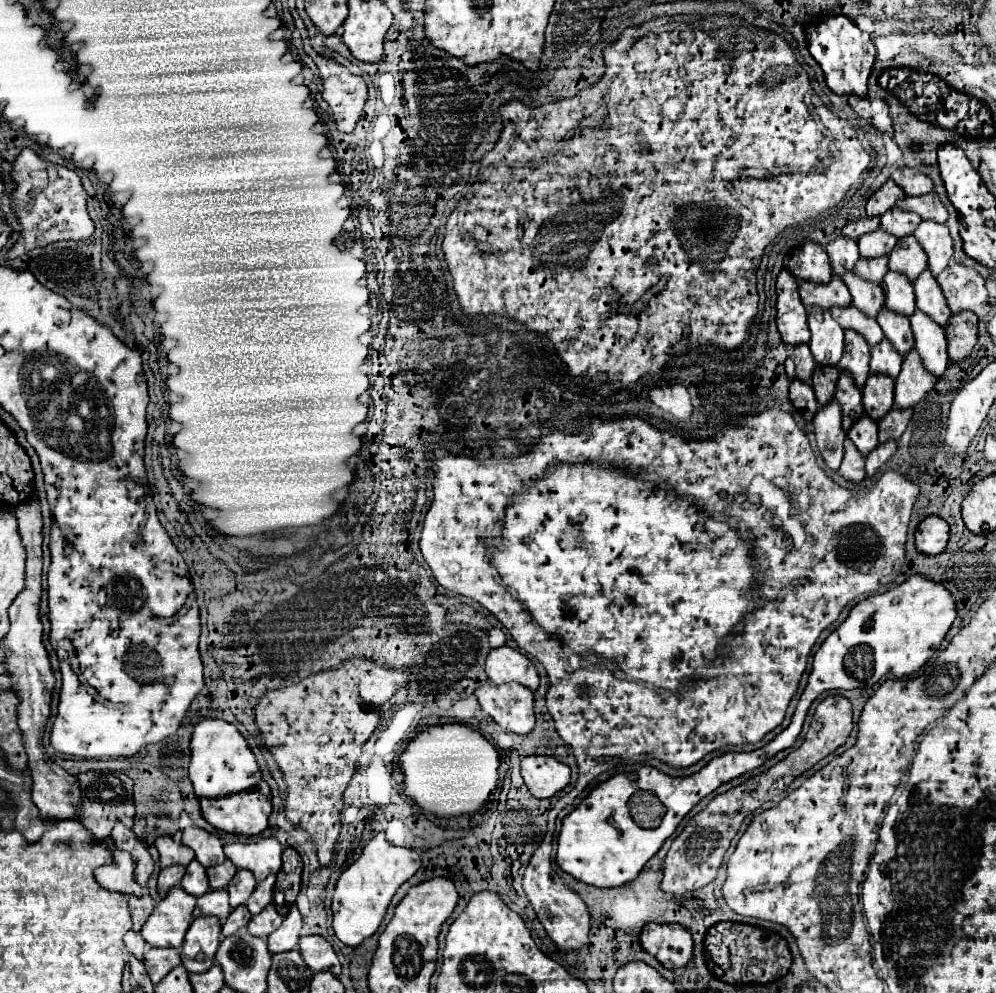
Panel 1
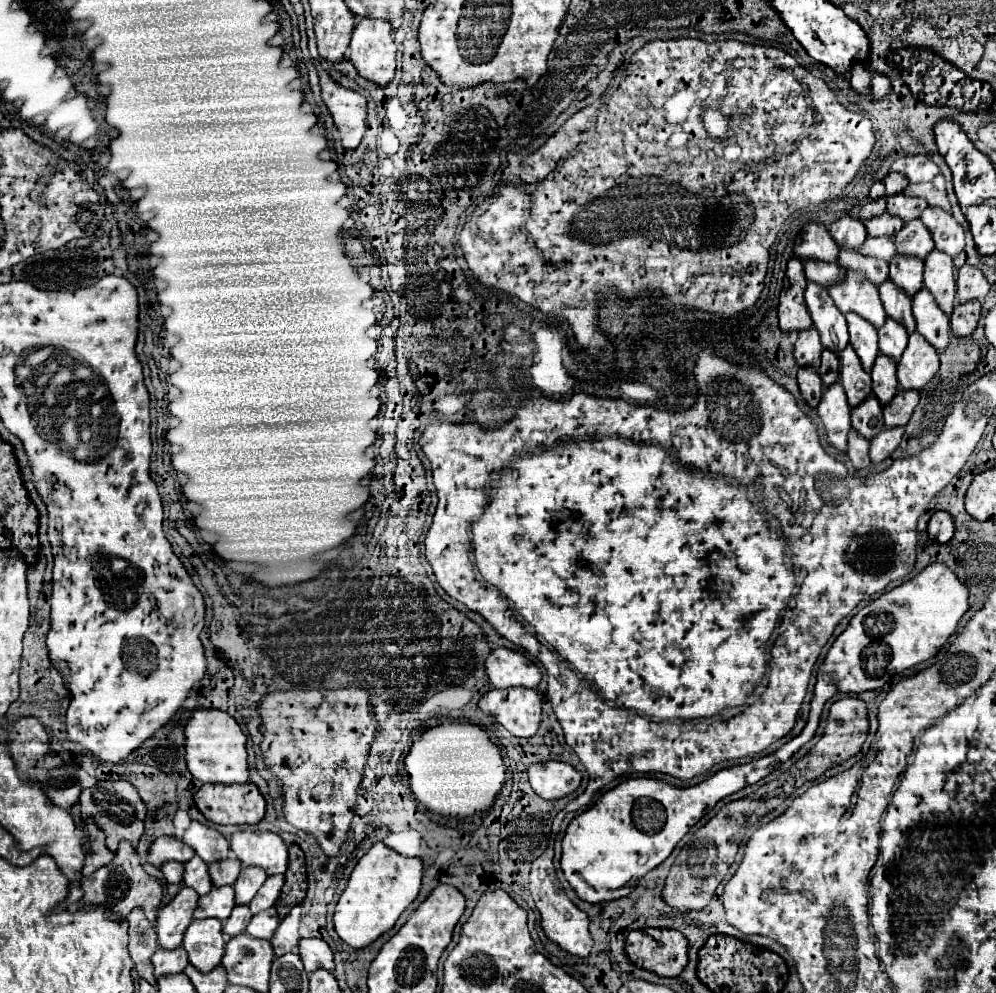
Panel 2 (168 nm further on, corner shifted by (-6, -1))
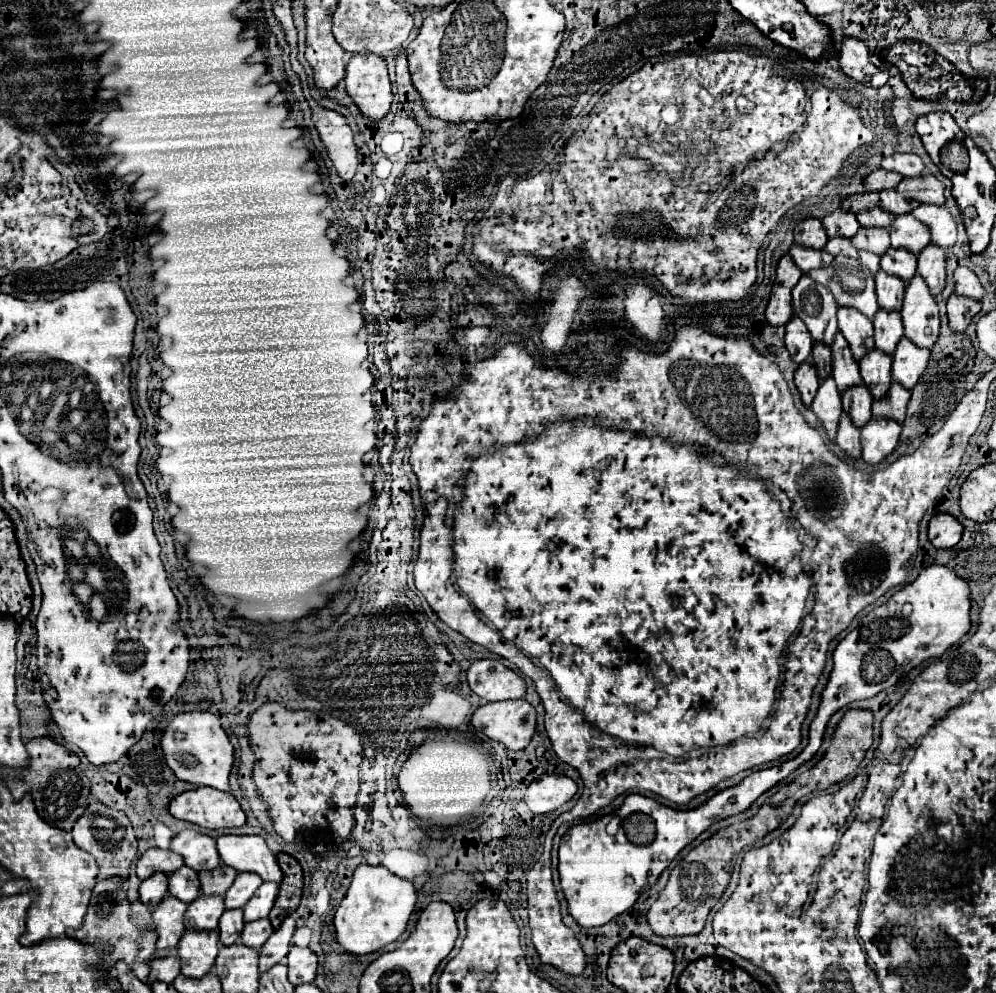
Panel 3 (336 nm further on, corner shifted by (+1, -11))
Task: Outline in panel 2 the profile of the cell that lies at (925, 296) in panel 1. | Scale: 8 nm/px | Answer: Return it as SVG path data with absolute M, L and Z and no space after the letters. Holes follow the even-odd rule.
M930 252L930 256L924 262L924 286L934 296L936 304L946 312L952 314L954 310L954 264L952 258L944 252Z

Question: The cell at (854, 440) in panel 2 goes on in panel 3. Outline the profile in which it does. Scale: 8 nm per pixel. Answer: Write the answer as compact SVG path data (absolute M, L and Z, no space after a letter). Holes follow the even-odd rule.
M841 414L841 422L839 422L839 430L835 436L835 442L839 444L839 448L843 452L847 452L851 458L861 458L861 442L859 442L859 428L853 426L851 418L847 418L847 414Z

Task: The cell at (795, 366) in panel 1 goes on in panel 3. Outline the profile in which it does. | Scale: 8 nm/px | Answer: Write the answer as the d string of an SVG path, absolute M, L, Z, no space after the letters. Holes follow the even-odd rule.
M795 314L791 316L791 320L785 326L785 346L797 364L805 362L813 348L811 334L807 334L807 326L803 326L803 322L799 322L799 318L795 318Z

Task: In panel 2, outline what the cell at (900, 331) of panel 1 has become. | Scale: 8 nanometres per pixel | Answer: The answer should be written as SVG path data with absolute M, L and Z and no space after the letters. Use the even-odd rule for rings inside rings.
M886 280L886 284L880 286L880 300L884 304L884 310L886 310L888 318L898 320L898 324L902 324L908 334L912 334L916 330L916 322L914 322L914 316L912 316L912 300L910 300L910 296L906 296L890 280Z

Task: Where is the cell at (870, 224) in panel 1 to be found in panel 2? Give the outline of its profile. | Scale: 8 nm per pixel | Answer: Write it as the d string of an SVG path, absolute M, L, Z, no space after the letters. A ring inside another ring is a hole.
M874 200L874 202L868 202L868 204L862 204L860 208L856 208L856 218L860 222L866 222L870 218L876 218L880 214L886 212L886 200Z

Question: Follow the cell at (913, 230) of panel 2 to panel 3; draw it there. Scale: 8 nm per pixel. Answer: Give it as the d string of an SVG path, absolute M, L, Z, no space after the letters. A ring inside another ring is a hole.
M913 214L895 216L895 222L889 228L891 246L893 248L907 248L913 254L919 254L929 242L931 234L923 222L913 218Z

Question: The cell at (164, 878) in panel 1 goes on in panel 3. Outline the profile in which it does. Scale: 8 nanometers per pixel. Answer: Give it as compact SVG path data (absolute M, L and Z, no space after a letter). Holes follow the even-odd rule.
M155 874L147 880L141 882L139 886L139 900L147 906L147 908L155 908L159 906L159 902L167 896L167 876L165 874Z

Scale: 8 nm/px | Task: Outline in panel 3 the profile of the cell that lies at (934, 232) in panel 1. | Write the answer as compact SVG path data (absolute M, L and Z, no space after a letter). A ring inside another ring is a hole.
M919 204L911 214L931 228L931 242L933 244L937 244L945 250L953 248L953 244L957 240L957 226L955 226L947 206Z

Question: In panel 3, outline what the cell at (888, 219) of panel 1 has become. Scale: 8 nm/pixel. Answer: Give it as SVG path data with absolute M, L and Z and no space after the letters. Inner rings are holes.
M891 188L891 190L881 190L879 196L881 196L881 206L883 206L883 210L887 210L887 212L891 212L891 214L895 214L895 216L899 216L899 214L909 214L915 206L919 206L917 202L911 202L911 200L903 198L901 194L897 194L895 188Z

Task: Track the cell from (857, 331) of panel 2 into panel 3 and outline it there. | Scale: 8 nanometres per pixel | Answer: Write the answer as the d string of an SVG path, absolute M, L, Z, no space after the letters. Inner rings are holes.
M839 308L837 318L839 318L839 330L847 338L851 352L857 360L861 360L867 352L875 348L871 320L865 314L859 314L859 310L851 308Z

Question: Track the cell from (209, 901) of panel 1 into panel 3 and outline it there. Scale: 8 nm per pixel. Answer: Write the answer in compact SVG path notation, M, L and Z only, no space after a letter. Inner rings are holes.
M205 896L195 898L183 916L183 924L187 930L217 930L219 918L225 912L221 896Z

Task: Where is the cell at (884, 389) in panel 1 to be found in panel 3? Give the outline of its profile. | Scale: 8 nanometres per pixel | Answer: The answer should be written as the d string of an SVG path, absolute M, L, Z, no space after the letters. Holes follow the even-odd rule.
M871 350L865 354L865 358L859 360L861 376L873 398L883 398L883 394L889 390L893 378L891 378L891 354L879 354L879 350Z

